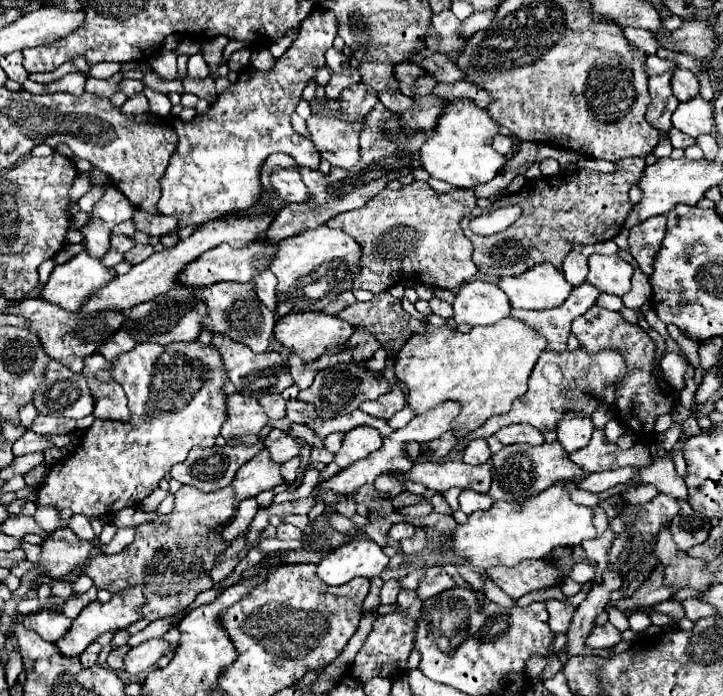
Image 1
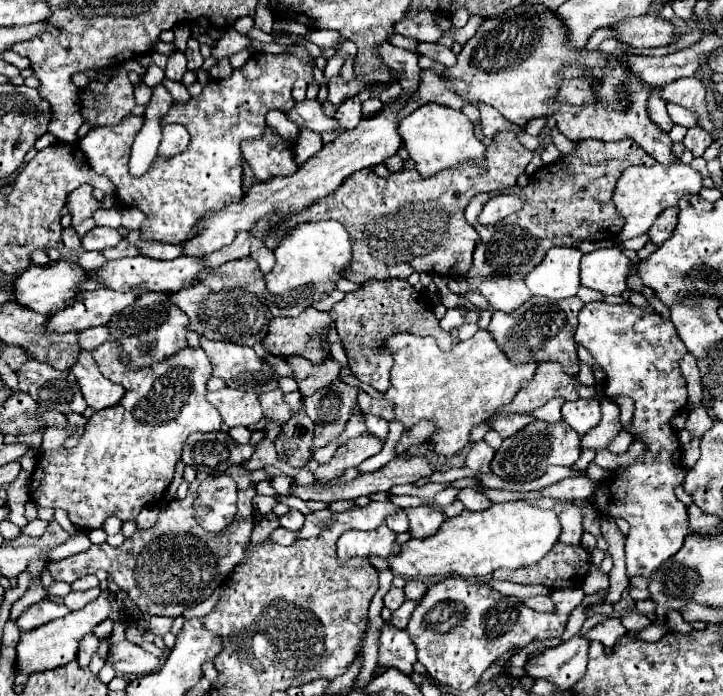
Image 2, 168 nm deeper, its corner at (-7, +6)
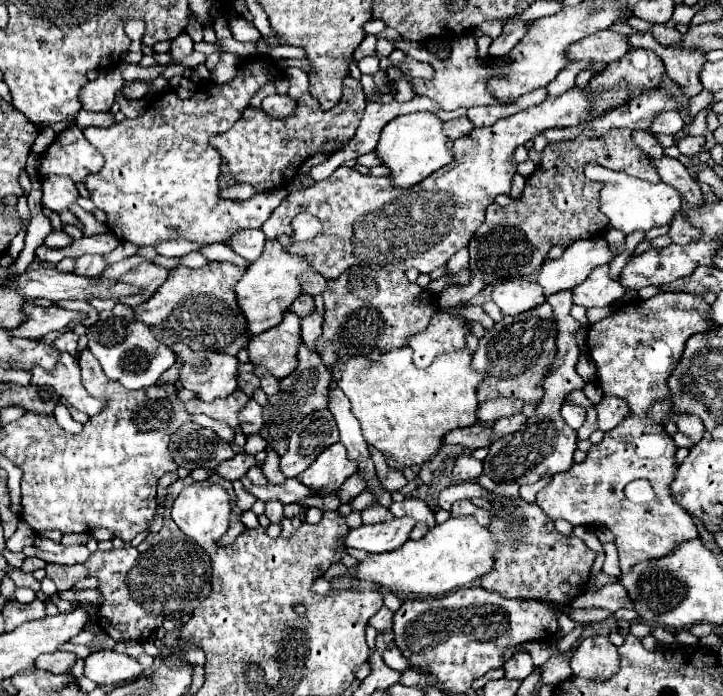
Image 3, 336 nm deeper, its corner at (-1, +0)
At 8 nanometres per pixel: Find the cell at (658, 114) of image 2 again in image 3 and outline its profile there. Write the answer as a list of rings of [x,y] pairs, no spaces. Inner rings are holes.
[[[638,130],[638,132],[632,132],[634,136],[634,142],[648,154],[648,156],[654,156],[654,158],[660,158],[664,154],[664,148],[660,146],[658,138],[650,132],[650,130]]]

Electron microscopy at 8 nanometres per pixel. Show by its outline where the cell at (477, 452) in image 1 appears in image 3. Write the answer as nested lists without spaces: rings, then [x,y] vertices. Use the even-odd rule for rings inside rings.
[[[462,456],[456,460],[452,474],[456,480],[476,480],[482,474],[482,460],[476,460],[472,456]]]

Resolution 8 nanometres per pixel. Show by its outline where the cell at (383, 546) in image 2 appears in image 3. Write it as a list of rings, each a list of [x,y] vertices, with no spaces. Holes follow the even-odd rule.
[[[408,516],[394,518],[392,522],[372,524],[372,526],[362,524],[360,528],[354,528],[346,534],[344,546],[358,548],[370,554],[390,552],[400,548],[408,540],[408,532],[412,530],[412,526],[414,526],[414,520]]]

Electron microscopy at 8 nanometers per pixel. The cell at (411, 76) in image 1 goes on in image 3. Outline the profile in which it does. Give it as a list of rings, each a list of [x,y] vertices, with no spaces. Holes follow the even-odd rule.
[[[370,34],[362,40],[362,44],[360,44],[360,46],[356,48],[356,52],[354,52],[354,58],[356,58],[356,60],[362,60],[362,58],[366,58],[366,56],[378,56],[374,42],[370,42]]]

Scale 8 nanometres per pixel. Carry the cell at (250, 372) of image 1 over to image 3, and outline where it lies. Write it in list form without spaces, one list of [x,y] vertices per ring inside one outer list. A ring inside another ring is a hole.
[[[186,344],[170,346],[176,354],[184,358],[178,382],[194,390],[200,400],[210,402],[216,398],[226,398],[238,388],[238,364],[240,360],[230,354],[218,352],[196,352]]]

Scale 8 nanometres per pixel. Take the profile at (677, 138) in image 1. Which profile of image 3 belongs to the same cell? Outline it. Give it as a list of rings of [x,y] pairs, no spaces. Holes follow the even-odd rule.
[[[686,136],[682,140],[676,142],[680,154],[688,154],[688,156],[694,156],[698,152],[702,152],[702,146],[704,146],[706,138],[704,136]]]

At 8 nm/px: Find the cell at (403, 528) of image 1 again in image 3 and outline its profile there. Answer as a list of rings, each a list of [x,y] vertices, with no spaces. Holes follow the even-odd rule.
[[[374,504],[362,512],[364,524],[378,524],[378,522],[390,522],[390,520],[394,520],[394,516],[390,514],[388,508],[384,508],[380,504]]]

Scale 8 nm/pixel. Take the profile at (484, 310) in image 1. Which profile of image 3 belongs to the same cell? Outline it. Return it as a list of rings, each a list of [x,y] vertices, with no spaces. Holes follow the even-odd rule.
[[[506,280],[506,282],[500,282],[494,288],[492,300],[502,310],[504,316],[506,314],[516,316],[520,312],[526,312],[526,310],[534,308],[536,304],[542,304],[546,298],[542,294],[542,288],[538,284],[534,284],[534,282]]]

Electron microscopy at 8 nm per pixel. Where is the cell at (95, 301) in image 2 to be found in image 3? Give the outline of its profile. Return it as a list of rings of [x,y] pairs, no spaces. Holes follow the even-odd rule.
[[[26,304],[24,312],[28,314],[28,320],[24,324],[20,324],[18,328],[14,328],[12,334],[18,338],[32,338],[32,340],[42,340],[48,332],[66,330],[72,322],[76,322],[76,320],[82,322],[86,318],[84,312],[66,310],[66,308],[58,308],[58,306],[40,308],[34,304]]]

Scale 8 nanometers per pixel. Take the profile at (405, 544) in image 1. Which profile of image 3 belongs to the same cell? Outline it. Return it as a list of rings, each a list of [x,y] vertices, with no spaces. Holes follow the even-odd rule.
[[[404,498],[402,502],[394,502],[390,506],[390,512],[394,514],[394,518],[402,518],[402,516],[410,516],[414,518],[418,524],[426,524],[428,528],[432,528],[436,524],[434,520],[434,512],[428,508],[428,504],[420,498]]]

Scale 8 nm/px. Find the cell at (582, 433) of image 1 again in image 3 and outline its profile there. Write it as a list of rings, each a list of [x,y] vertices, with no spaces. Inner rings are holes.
[[[564,404],[560,414],[562,414],[562,418],[566,420],[566,424],[572,430],[578,430],[584,424],[584,420],[586,420],[586,410],[582,406],[568,406],[568,404]]]

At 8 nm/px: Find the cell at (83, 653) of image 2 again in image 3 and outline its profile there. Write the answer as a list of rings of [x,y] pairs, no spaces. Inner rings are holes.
[[[54,652],[54,654],[46,654],[46,656],[40,656],[36,660],[36,666],[42,668],[42,670],[48,670],[52,674],[68,674],[72,670],[76,662],[76,654],[72,652]]]

